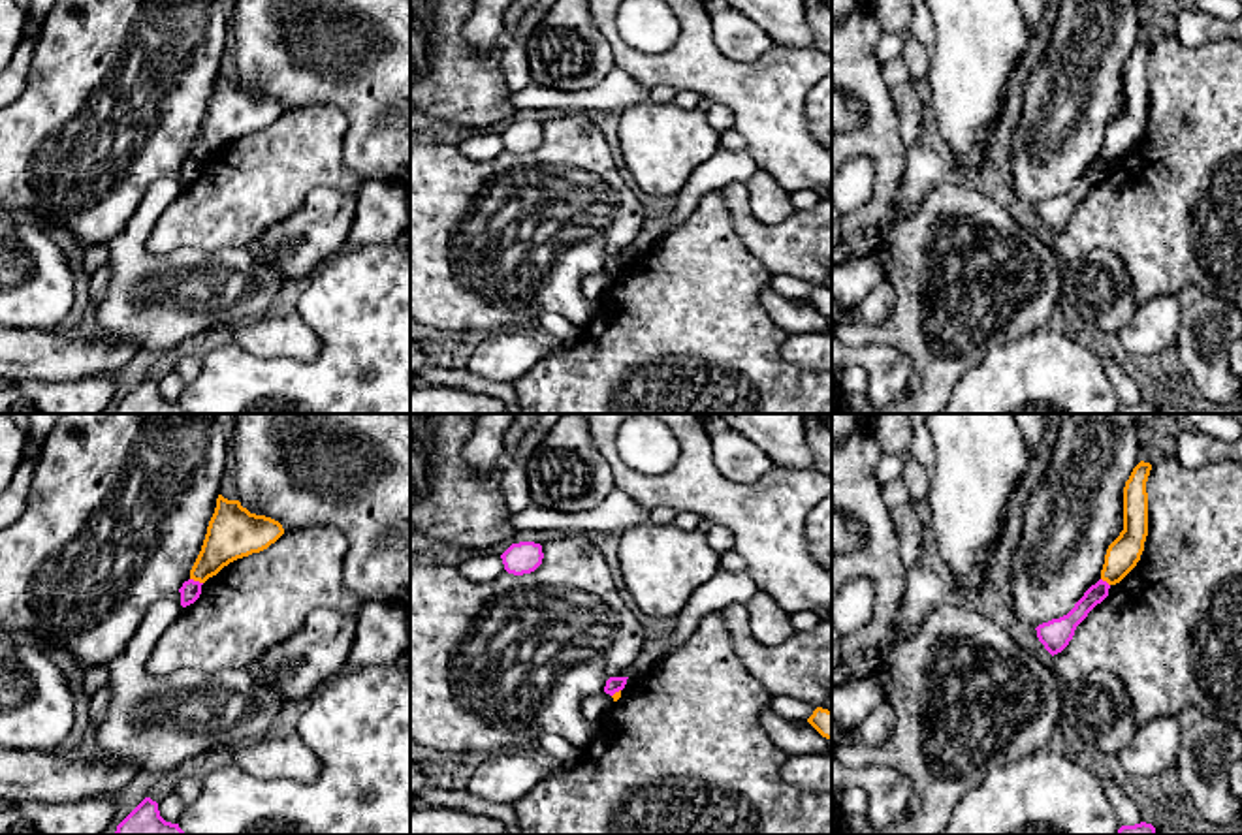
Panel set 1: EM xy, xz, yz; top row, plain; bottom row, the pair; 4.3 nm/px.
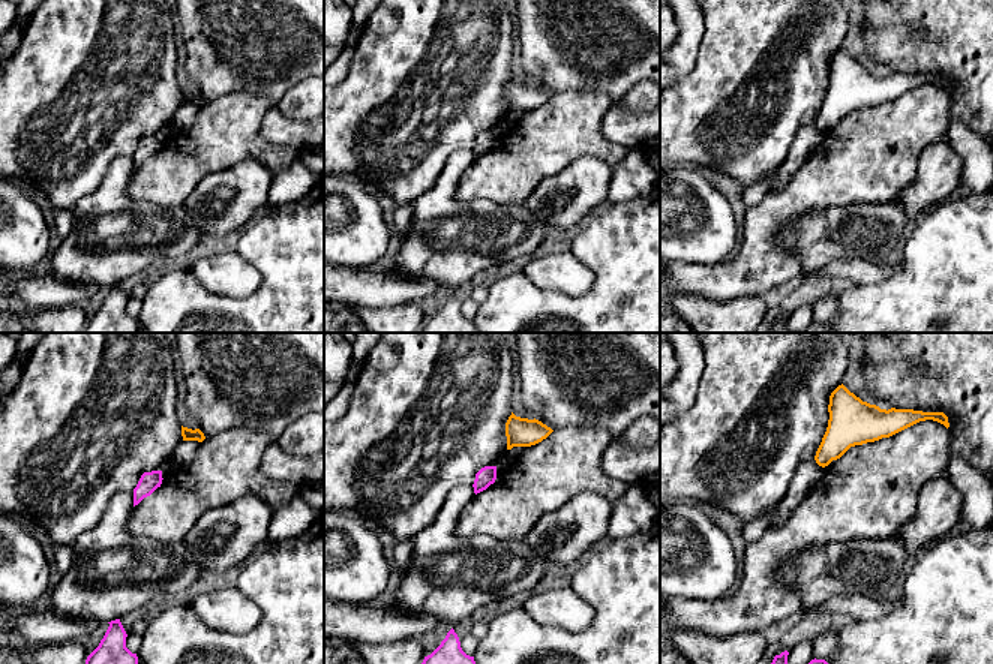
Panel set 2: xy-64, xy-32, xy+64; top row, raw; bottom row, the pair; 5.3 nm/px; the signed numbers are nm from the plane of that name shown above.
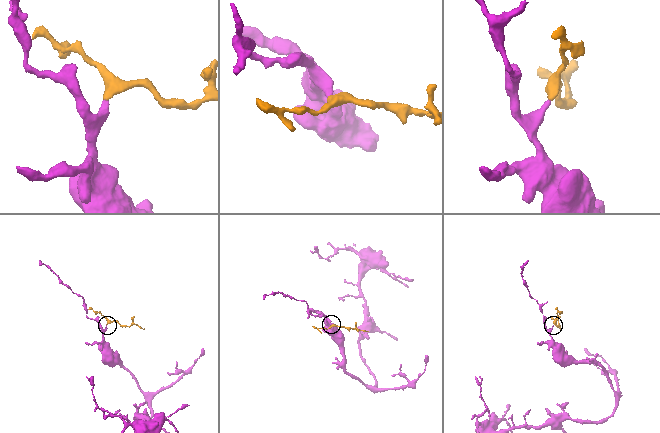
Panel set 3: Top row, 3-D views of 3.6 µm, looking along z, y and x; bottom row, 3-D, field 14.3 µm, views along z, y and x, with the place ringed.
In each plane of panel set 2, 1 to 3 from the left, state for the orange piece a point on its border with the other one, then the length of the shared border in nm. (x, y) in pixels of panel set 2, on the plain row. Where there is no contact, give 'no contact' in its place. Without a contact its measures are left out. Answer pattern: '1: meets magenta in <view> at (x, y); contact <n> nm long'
1: no contact
2: no contact
3: no contact

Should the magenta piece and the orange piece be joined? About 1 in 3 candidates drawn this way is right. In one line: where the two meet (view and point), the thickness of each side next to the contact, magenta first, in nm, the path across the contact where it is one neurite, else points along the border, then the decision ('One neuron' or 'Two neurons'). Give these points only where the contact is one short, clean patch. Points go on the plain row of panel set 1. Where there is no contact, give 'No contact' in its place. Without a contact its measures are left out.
Touches magenta at xy (196, 160). Thickness 90 nm (magenta) against 200 nm. Boundary: xy (191, 157), (202, 162). Two neurons

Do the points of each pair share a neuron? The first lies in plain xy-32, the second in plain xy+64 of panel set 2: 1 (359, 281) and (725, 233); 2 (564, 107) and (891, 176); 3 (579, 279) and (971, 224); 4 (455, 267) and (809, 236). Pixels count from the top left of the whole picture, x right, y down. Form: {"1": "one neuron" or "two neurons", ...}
{"1": "two neurons", "2": "one neuron", "3": "two neurons", "4": "one neuron"}

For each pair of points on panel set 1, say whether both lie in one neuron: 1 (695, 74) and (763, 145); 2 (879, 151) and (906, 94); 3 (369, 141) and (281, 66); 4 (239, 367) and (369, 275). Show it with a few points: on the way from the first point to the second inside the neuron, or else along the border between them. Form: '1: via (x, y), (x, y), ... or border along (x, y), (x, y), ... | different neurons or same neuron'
1: via (717, 78), (763, 123) | same neuron
2: border along (891, 89), (900, 141), (907, 149) | different neurons
3: via (362, 115), (328, 81), (307, 72) | same neuron
4: via (283, 375), (313, 375), (369, 318) | same neuron

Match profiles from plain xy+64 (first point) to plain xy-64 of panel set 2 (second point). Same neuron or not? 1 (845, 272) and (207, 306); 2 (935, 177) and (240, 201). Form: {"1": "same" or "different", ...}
{"1": "different", "2": "same"}

